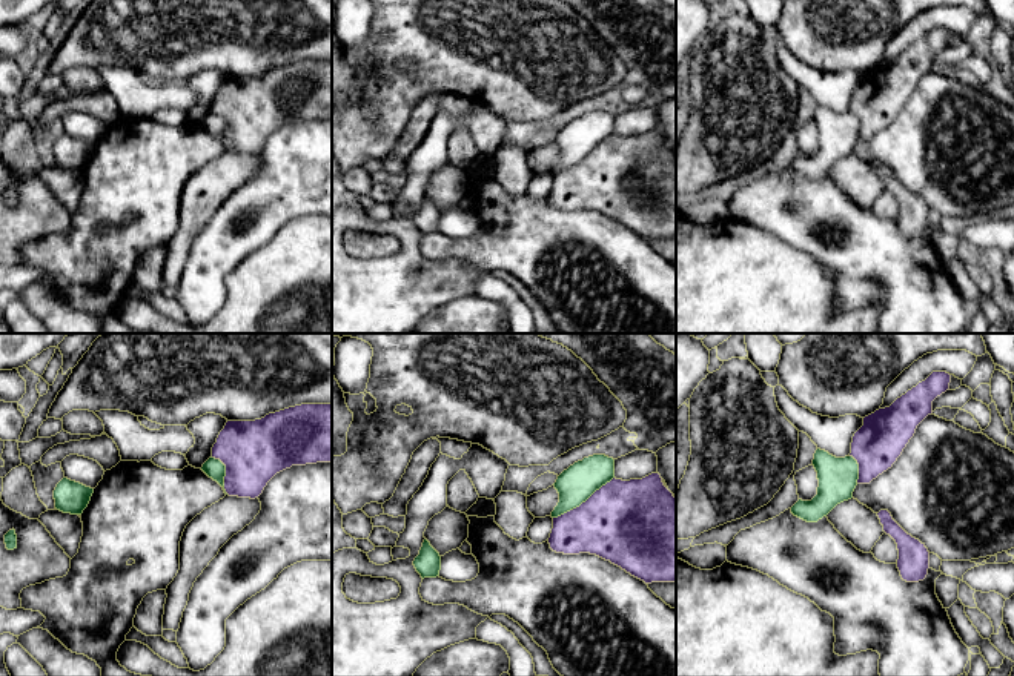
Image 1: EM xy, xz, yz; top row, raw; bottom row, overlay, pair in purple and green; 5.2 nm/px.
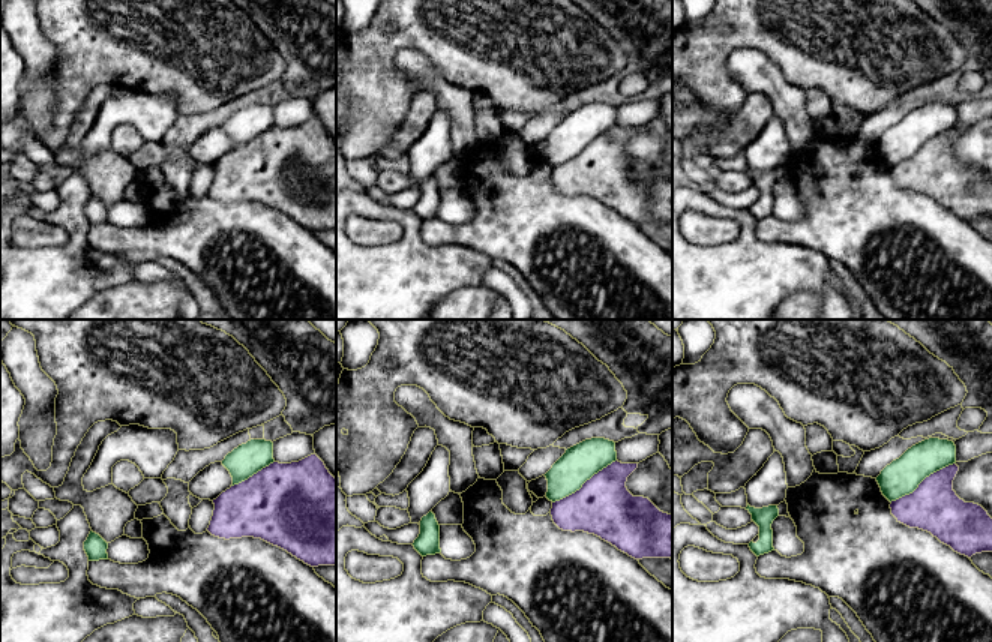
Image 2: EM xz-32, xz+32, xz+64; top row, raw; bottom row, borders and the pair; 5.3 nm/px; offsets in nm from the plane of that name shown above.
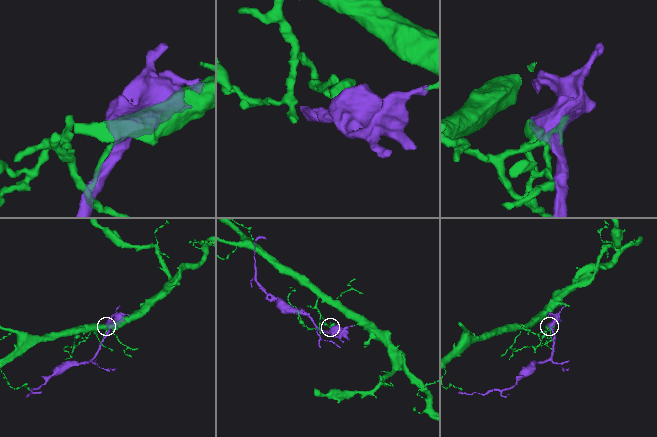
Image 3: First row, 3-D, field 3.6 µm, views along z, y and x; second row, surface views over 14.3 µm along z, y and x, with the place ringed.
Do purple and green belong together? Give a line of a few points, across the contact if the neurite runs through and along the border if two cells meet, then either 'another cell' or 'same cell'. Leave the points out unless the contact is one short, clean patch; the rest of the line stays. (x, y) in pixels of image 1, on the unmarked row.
line xz (613, 132), (578, 162), (553, 174); another cell

